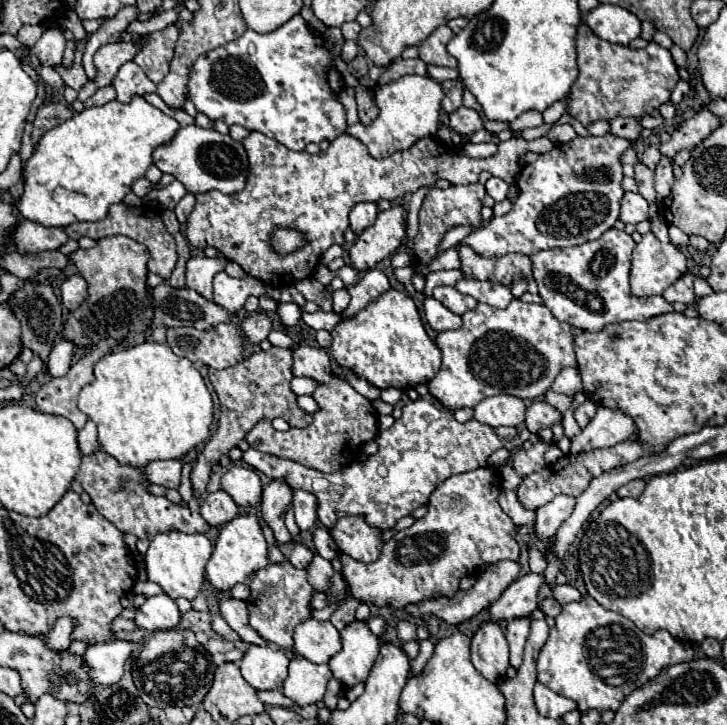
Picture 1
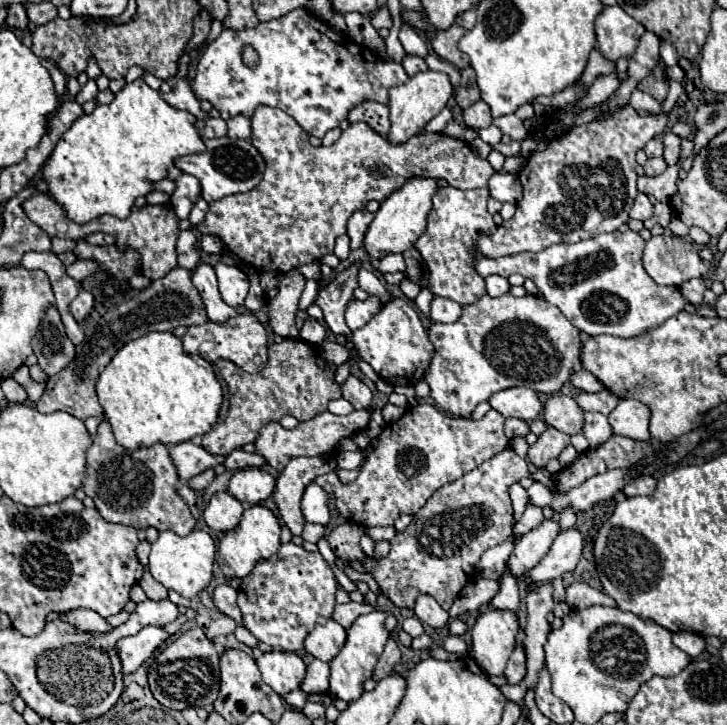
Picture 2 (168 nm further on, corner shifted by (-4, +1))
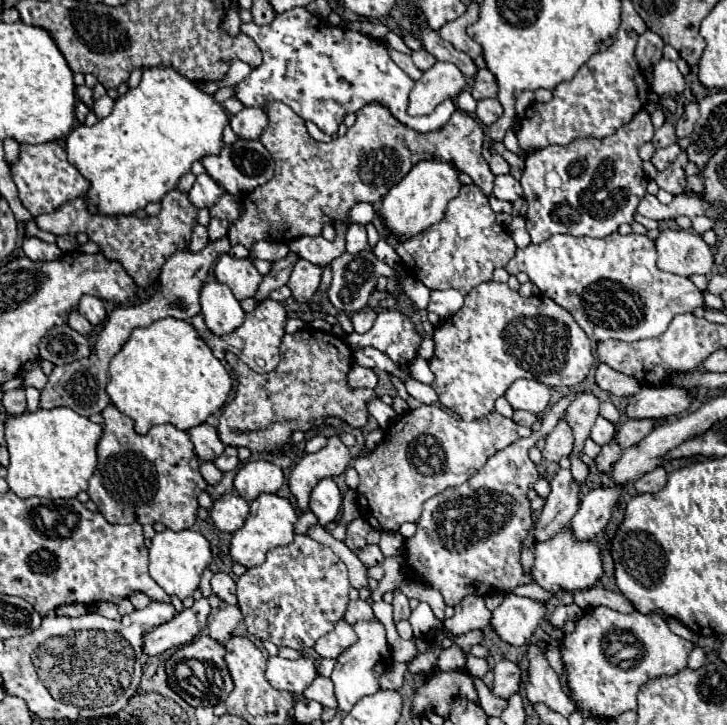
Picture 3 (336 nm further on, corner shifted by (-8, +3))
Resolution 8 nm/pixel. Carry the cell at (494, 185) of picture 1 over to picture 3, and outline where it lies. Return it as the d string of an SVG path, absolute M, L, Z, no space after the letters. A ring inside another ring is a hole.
M495 176L495 188L493 188L493 196L499 200L507 200L507 202L515 202L517 198L523 196L523 188L521 184L511 176Z

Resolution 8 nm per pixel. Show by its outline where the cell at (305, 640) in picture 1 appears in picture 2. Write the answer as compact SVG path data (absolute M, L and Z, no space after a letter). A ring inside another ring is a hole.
M335 620L317 624L305 638L305 650L323 662L331 662L345 644L345 628Z

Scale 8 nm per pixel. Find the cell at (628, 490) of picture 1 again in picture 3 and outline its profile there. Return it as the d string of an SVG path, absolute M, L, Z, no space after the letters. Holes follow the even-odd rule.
M657 466L653 472L647 472L635 482L637 492L659 492L667 484L667 472L663 466Z

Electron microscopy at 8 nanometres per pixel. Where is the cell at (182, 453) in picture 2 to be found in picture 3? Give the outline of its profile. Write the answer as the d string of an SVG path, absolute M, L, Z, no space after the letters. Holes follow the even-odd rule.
M207 422L199 424L197 428L191 428L189 434L191 434L191 442L195 446L195 452L201 460L213 460L215 456L219 456L225 450L225 444L219 440L215 426L211 426Z

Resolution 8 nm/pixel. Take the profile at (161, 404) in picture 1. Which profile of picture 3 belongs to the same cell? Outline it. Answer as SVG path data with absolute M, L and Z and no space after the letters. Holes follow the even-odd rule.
M177 318L159 320L147 328L135 328L129 340L123 344L123 348L113 356L109 376L111 380L107 384L107 392L111 396L111 402L123 414L135 420L135 430L139 434L147 434L149 428L157 424L173 424L179 430L189 430L193 426L203 424L211 414L215 414L225 404L233 386L229 372L213 356L211 348L199 336L195 326L191 326L187 320Z

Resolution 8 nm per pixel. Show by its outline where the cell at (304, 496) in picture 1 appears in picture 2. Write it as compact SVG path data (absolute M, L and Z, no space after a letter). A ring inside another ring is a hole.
M311 482L305 488L303 500L301 500L301 510L307 522L315 524L327 524L329 522L329 496L321 486Z

